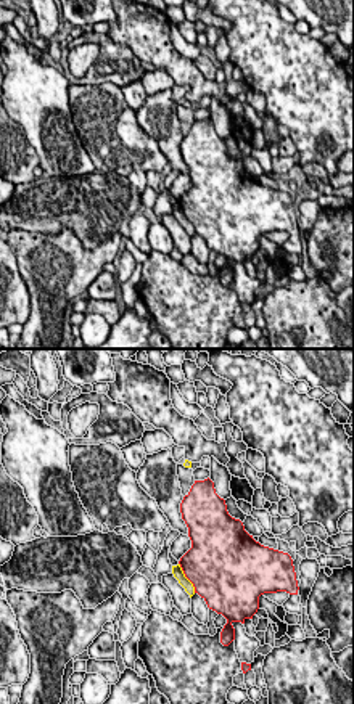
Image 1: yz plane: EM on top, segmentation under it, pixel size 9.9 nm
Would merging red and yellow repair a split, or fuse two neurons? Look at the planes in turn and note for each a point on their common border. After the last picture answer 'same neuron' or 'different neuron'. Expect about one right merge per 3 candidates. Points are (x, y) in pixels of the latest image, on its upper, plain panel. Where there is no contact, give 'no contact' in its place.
contact (185, 216)

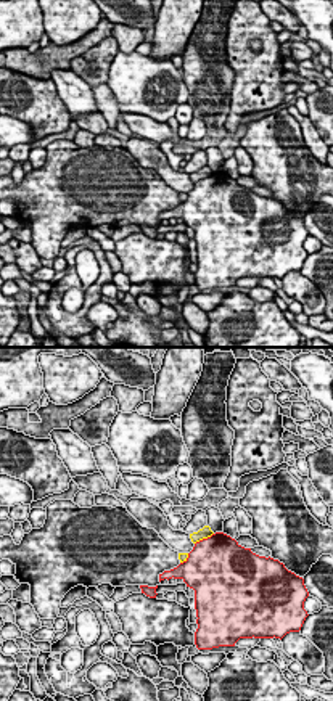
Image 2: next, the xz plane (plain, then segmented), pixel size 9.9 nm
contact (203, 179)

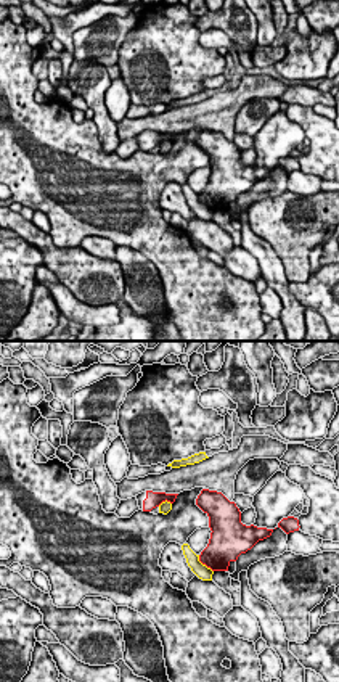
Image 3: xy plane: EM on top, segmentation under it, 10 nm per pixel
contact (204, 203)

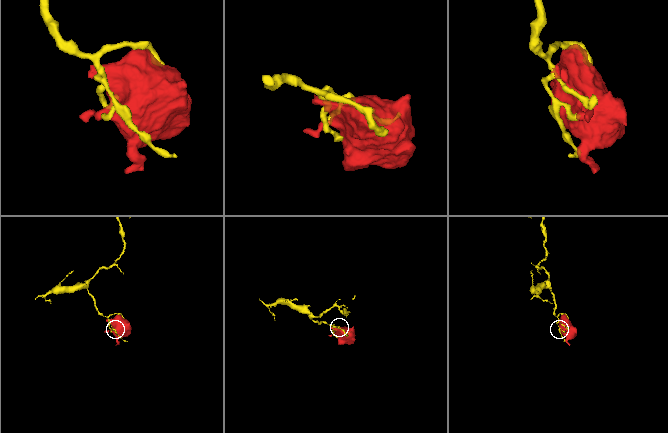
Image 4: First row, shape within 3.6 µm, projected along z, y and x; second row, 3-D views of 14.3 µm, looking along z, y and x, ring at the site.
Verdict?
different neuron

